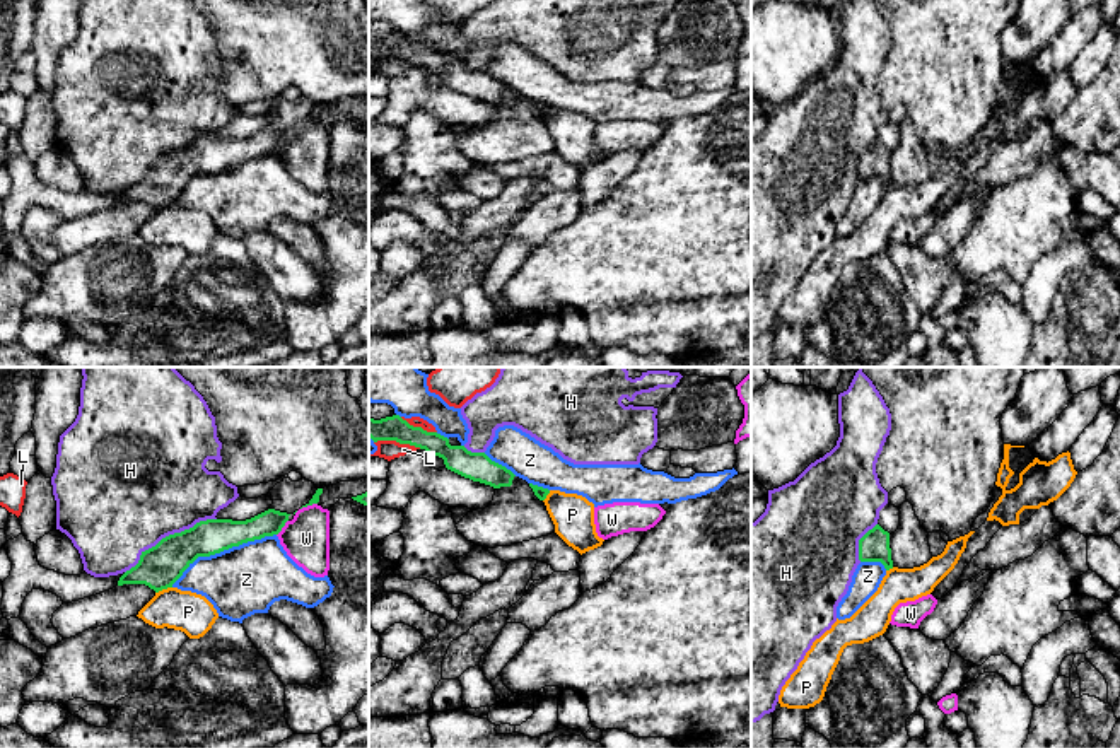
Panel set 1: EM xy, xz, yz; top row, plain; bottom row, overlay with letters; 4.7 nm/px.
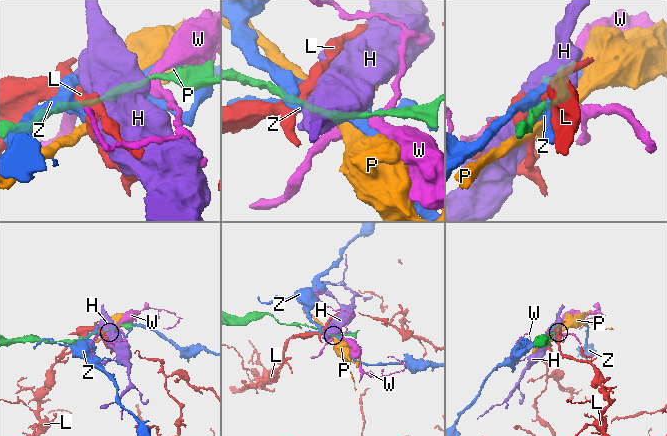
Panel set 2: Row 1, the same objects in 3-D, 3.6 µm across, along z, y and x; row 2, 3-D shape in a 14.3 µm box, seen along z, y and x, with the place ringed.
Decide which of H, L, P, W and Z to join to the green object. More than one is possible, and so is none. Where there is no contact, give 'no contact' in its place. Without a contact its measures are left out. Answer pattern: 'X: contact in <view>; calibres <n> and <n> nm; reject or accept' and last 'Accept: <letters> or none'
H: contact in xy; calibres 200 and 500 nm; reject
L: contact in xz; calibres 110 and 90 nm; reject
P: contact in xy; calibres 200 and 190 nm; reject
W: contact in xy; calibres 130 and 220 nm; reject
Z: contact in xy; calibres 180 and 320 nm; reject
Accept: none

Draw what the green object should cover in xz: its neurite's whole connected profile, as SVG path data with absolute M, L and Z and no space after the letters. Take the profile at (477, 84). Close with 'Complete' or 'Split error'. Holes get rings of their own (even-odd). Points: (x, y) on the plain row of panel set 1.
M400 32L381 38L369 34L369 55L374 60L396 58L425 67L429 72L442 75L447 87L493 106L510 104L516 94L505 84L492 79L485 70L471 70L464 63L451 63L447 55L413 44Z. Complete

